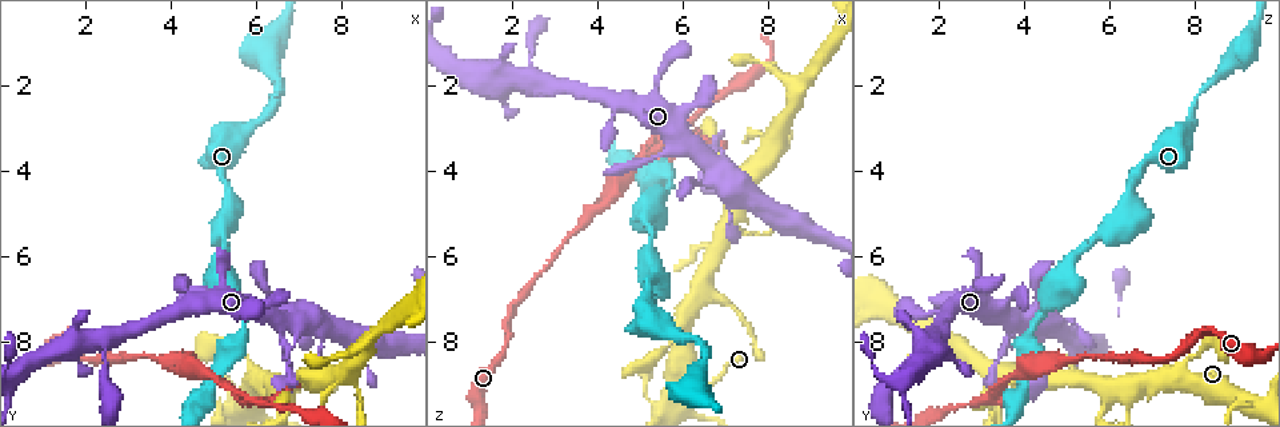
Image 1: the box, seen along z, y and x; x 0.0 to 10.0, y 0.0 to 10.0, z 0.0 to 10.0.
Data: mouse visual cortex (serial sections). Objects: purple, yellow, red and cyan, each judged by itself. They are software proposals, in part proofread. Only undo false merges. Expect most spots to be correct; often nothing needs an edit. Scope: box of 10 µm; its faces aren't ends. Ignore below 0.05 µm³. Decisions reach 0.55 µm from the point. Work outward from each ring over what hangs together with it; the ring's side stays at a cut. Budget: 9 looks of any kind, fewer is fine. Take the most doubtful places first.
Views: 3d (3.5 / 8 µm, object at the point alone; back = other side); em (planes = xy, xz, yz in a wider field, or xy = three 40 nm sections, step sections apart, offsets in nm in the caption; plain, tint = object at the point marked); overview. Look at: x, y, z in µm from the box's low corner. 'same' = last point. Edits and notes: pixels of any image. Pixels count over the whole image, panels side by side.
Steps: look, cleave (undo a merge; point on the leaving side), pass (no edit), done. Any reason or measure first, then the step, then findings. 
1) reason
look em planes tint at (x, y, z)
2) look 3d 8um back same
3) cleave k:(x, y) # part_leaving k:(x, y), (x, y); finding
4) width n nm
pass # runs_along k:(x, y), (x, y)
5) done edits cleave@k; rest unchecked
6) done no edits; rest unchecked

four arms meet
look 3d 3.5um at (2.45, 7.95, 1.80)

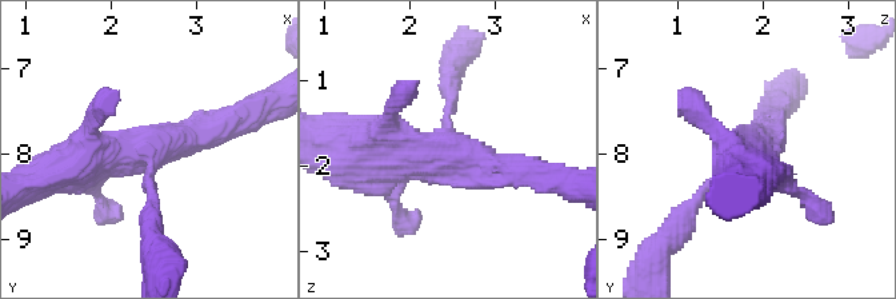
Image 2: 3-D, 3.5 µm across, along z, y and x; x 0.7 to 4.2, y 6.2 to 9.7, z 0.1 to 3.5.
arms 4; arm_widths 150, 350, 350, 450 nm; now the EM
look em xy step 1 tint at (2.45, 7.90, 1.85)

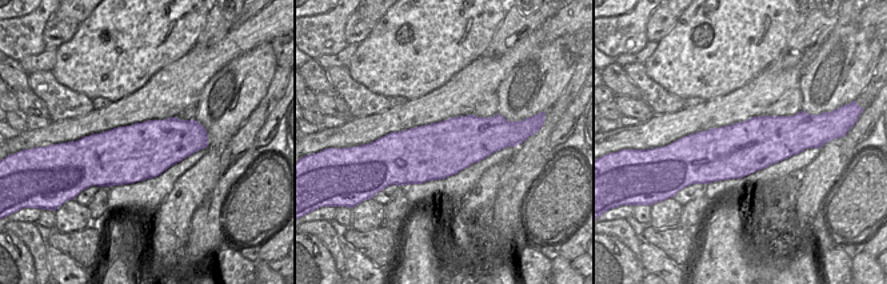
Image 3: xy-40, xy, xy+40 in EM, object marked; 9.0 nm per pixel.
pass # one cell here

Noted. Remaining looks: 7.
four-way junction
look 3d 3.5um at (6.65, 9.00, 6.15)

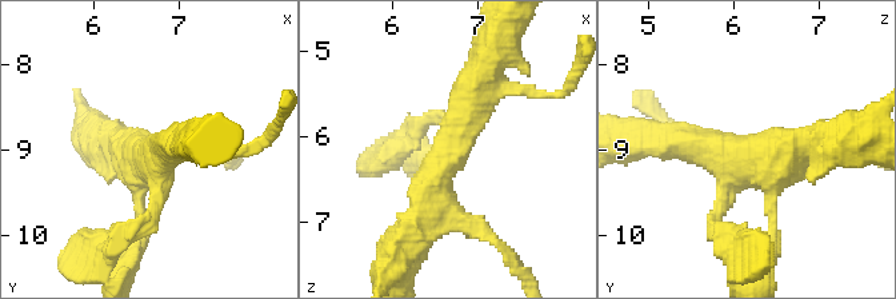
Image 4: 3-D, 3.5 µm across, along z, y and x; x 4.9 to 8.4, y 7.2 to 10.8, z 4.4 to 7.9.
arms 4; arm_widths 150, 150, 400, 400 nm
look em planes tint at (6.70, 9.05, 6.10)

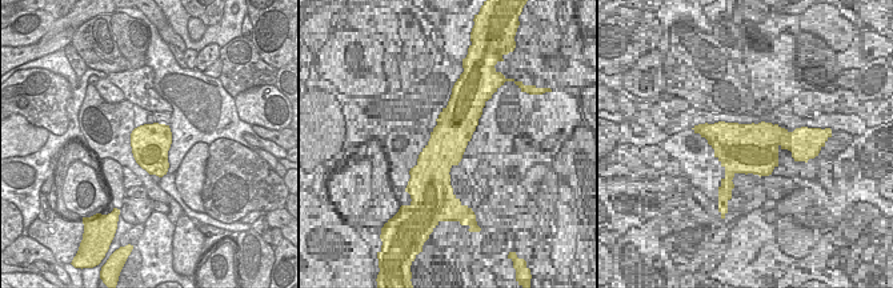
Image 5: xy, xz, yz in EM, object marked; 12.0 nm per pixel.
pass # runs_along 4:(419, 227), (484, 70); one cell here

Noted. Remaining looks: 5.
look 3d 3.5um back at (8.30, 8.95, 3.50)

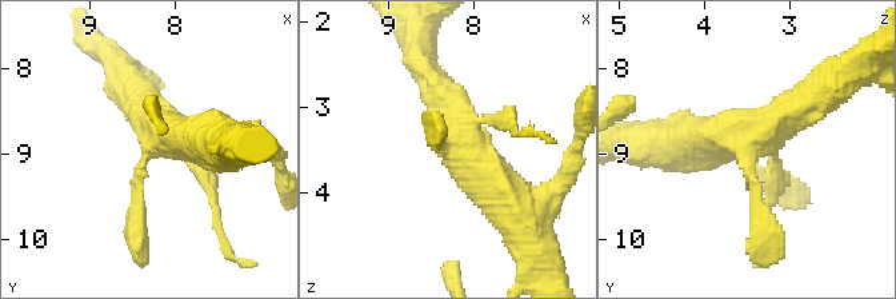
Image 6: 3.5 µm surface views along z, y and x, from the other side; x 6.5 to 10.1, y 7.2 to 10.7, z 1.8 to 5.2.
arms 4; arm_widths 150, 200, 400, 500 nm
look em xy step 1 tint at (8.35, 8.90, 3.45)

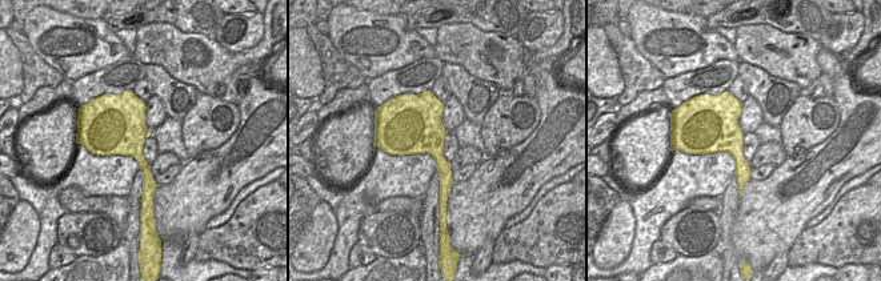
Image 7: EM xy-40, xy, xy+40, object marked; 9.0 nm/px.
pass # runs_along 6:(515, 207), (470, 156), (428, 74); continuous, no second cell

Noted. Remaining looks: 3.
calibre changes
look 3d 8um at (6.55, 2.25, 8.10)

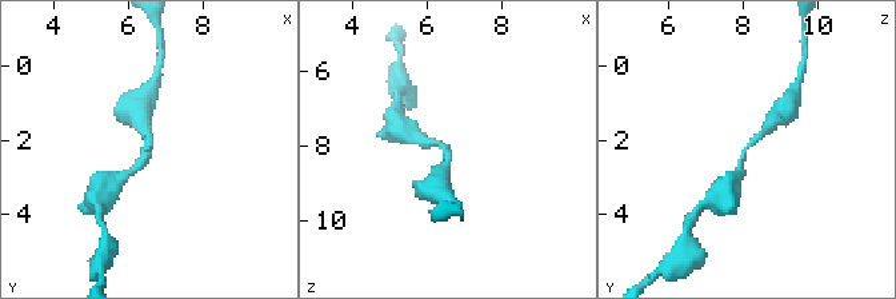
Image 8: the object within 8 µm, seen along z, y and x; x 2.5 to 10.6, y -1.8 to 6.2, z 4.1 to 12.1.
zoom in
look 3d 3.5um same

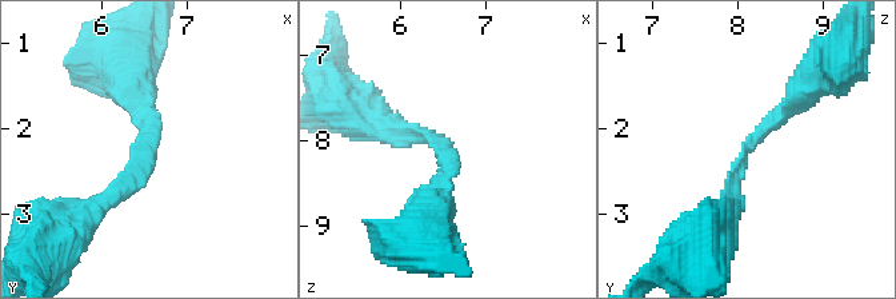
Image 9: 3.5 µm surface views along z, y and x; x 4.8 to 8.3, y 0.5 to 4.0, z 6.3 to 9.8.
arm_widths 200, 200 nm
look em xy step 3 tint at (6.55, 2.25, 8.15)

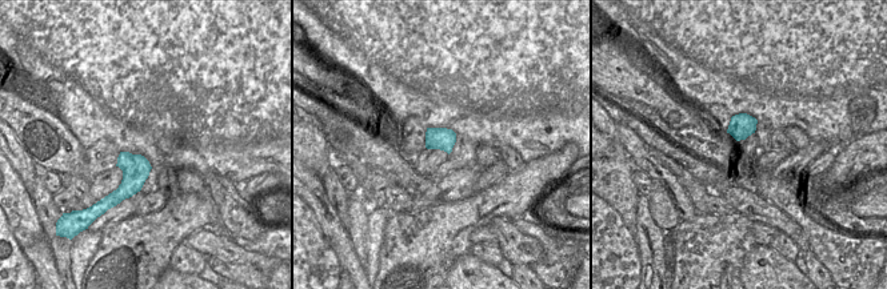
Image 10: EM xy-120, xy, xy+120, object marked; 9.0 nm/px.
width 200 nm
pass # runs_along 9:(726, 208), (747, 147), (808, 82); all the same cell

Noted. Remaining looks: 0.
done no edits; rest unchecked

